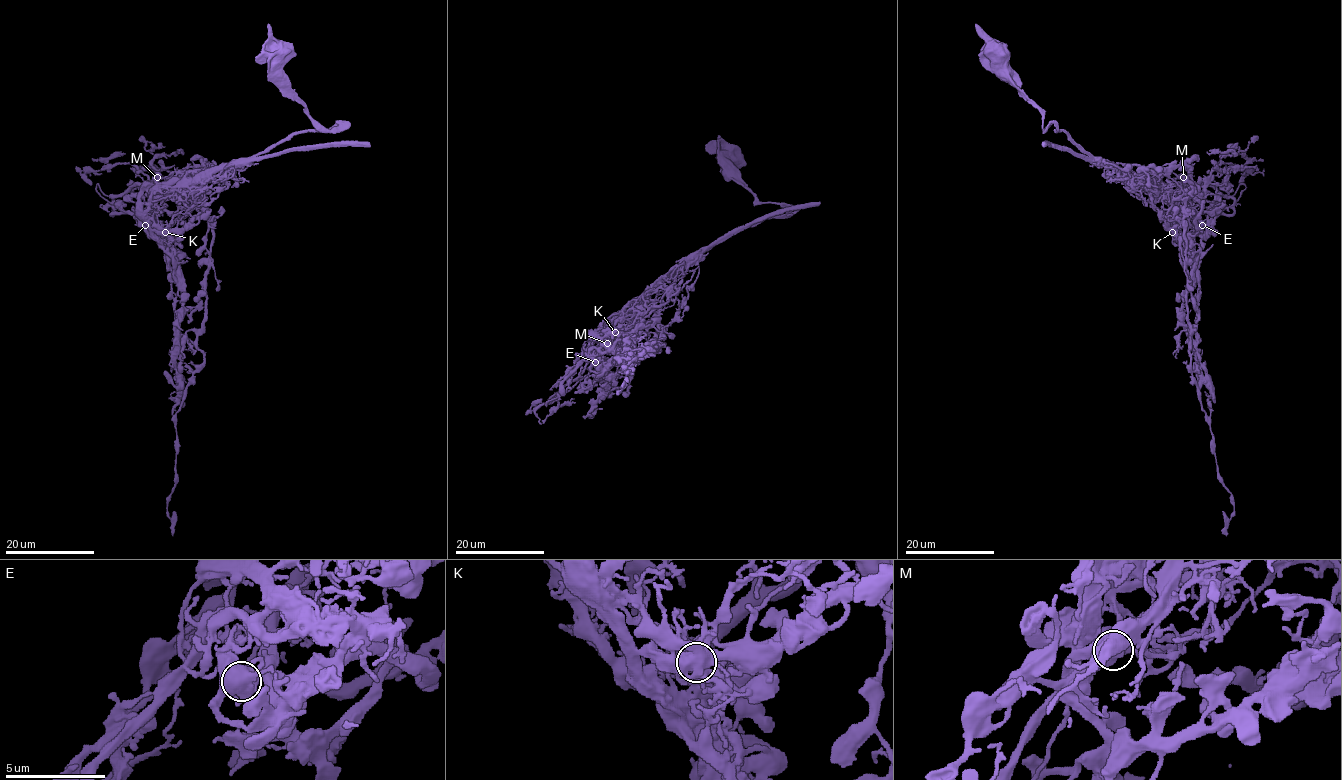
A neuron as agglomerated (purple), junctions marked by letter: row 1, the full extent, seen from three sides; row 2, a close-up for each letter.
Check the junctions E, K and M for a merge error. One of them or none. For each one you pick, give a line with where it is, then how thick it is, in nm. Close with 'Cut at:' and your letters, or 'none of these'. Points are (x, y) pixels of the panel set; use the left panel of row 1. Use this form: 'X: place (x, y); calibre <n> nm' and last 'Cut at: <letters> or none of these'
K: place (165, 232); calibre 700 nm
Cut at: K

